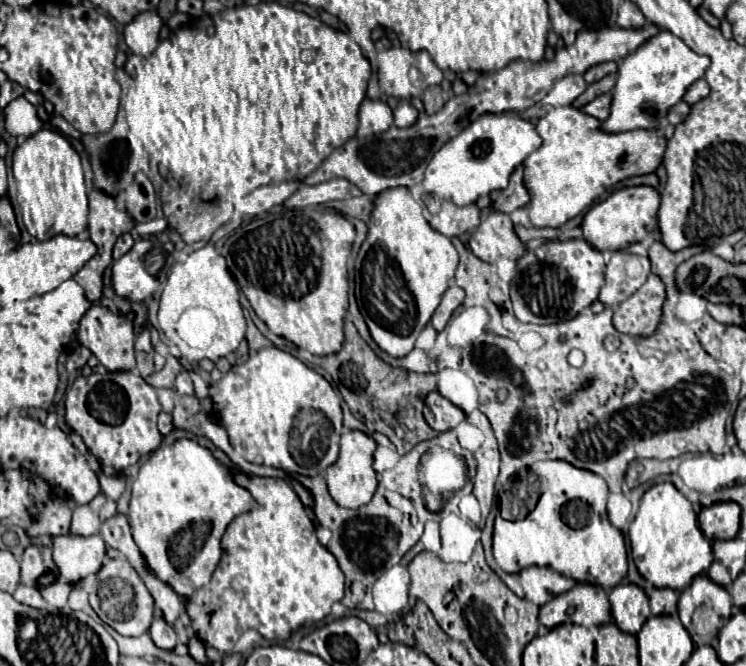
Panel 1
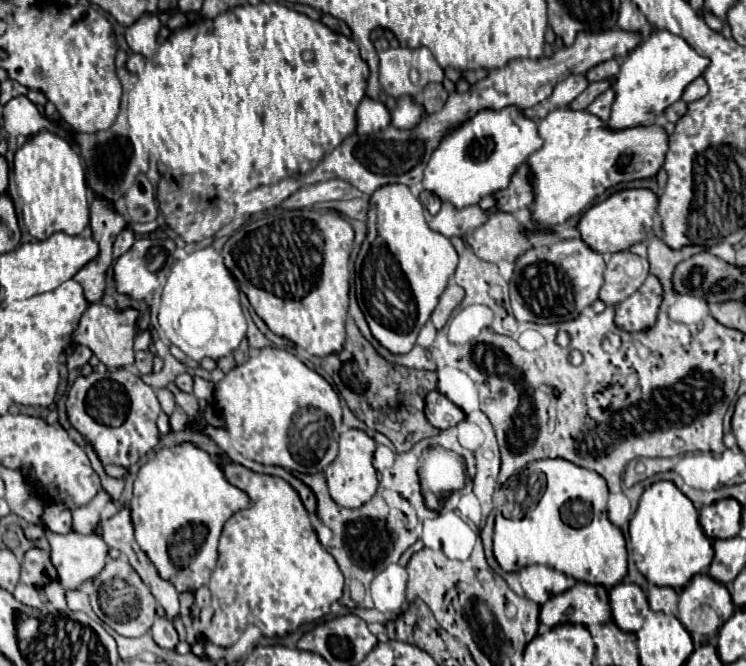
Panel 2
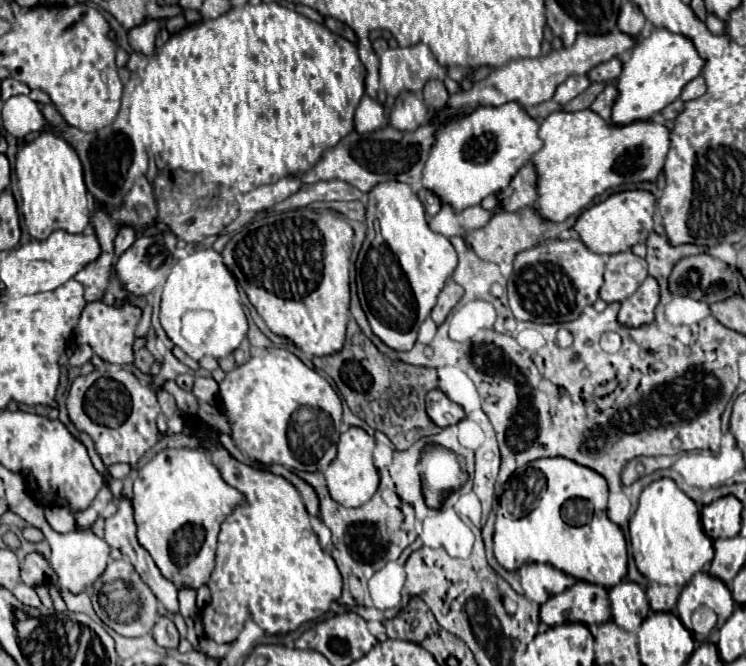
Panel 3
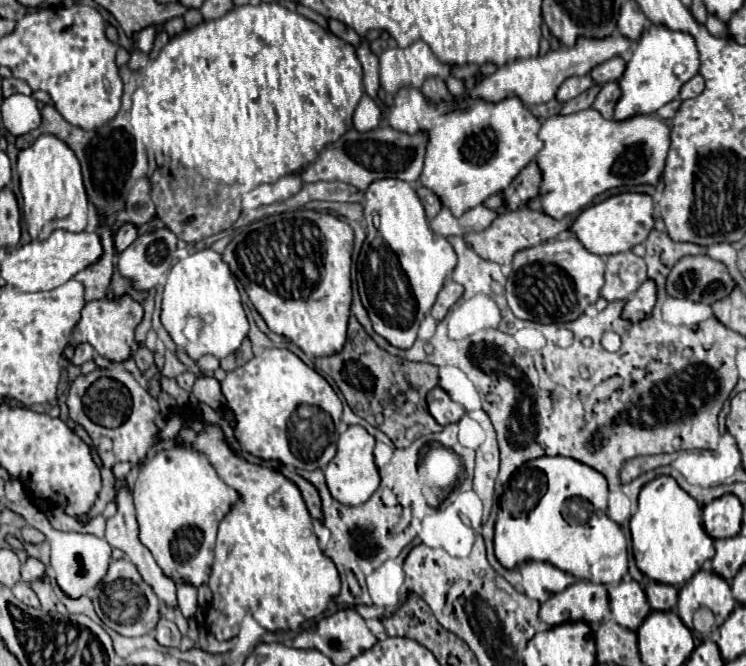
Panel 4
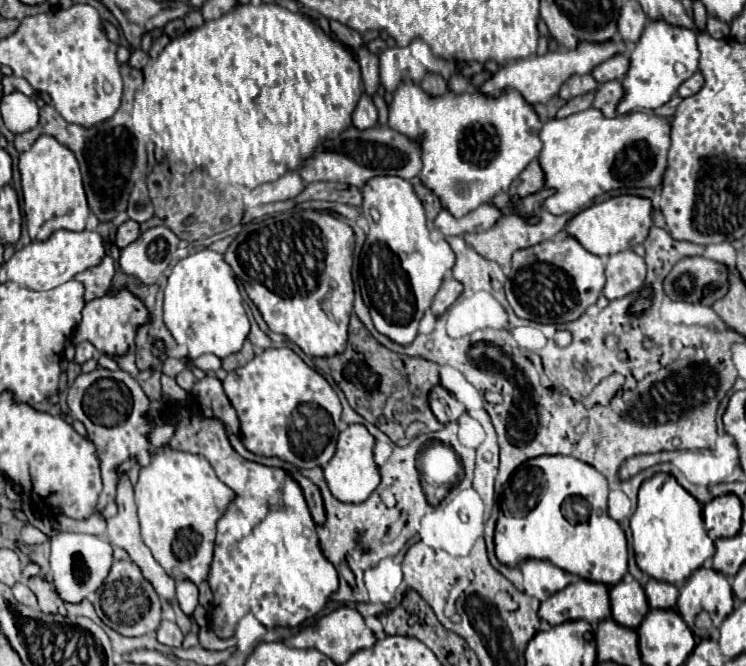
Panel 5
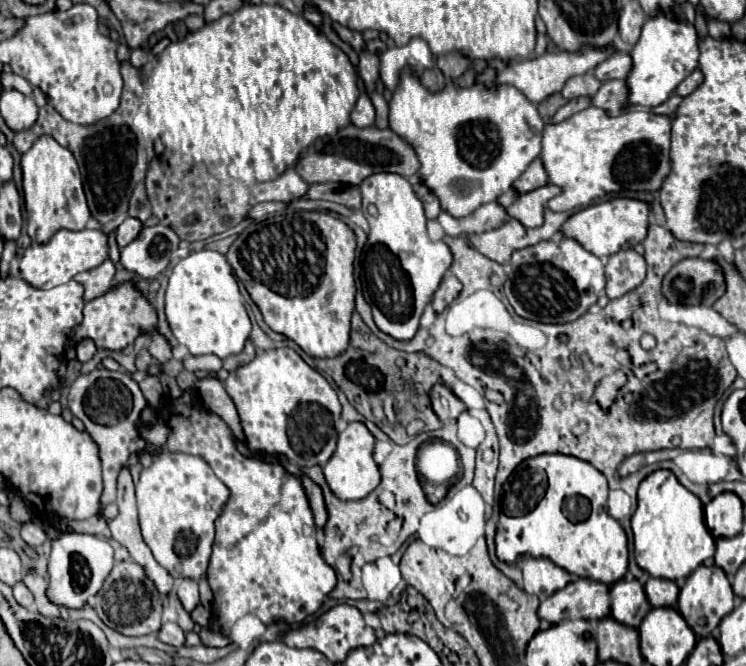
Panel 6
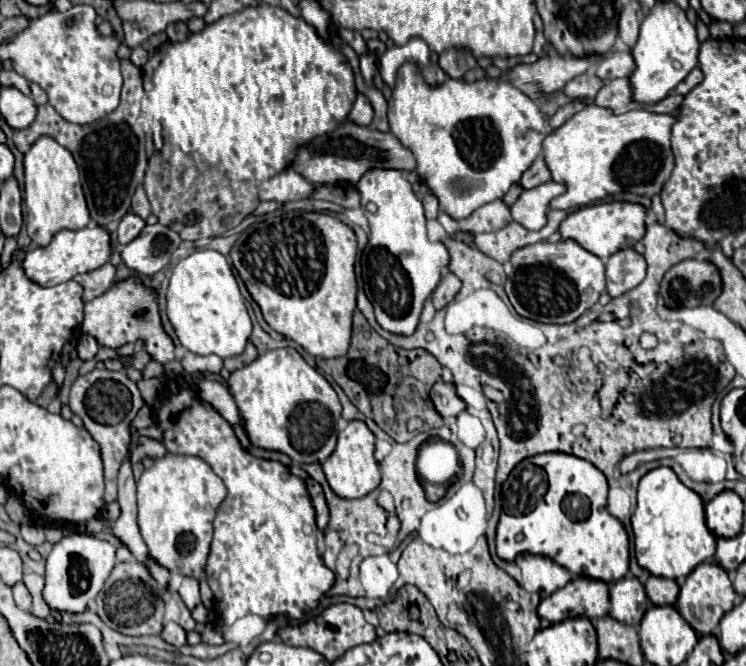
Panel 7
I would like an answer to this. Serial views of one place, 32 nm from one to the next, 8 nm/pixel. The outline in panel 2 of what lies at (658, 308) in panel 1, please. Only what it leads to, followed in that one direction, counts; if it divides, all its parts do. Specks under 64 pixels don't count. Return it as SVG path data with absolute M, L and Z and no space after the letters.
M648 276L646 282L630 298L618 304L616 324L628 332L648 330L656 322L660 302L662 302L662 286L656 280L656 276Z

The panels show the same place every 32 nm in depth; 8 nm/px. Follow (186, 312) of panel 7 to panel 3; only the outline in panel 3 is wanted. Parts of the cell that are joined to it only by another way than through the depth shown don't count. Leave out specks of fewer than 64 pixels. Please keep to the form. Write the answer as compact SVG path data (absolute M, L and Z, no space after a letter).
M198 250L174 264L162 294L160 324L168 338L194 360L202 356L224 358L240 346L248 332L248 320L240 304L236 280L216 250Z

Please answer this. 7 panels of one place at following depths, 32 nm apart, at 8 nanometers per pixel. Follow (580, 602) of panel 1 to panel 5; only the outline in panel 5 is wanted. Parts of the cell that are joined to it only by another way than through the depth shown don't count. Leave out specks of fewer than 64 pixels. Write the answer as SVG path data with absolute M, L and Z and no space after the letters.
M590 580L572 582L564 590L544 600L540 604L538 616L548 624L562 624L566 620L598 622L610 618L608 588Z

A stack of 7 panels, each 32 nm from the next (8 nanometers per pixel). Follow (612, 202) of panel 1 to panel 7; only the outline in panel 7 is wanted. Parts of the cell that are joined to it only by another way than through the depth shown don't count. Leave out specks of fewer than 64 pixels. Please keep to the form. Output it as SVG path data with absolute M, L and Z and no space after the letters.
M606 202L606 204L594 204L580 208L572 214L566 216L566 220L560 224L560 236L562 240L576 240L582 248L588 252L596 254L598 258L606 260L618 250L632 248L642 236L644 236L644 218L646 210L640 204L630 204L630 202Z

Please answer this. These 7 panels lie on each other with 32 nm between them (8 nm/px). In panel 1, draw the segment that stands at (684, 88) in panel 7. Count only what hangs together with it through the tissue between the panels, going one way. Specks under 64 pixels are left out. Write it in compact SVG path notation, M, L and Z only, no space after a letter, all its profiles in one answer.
M698 78L688 90L686 90L686 94L684 94L684 102L688 102L688 104L696 104L696 100L702 100L704 96L708 96L708 92L710 92L710 88L708 88L708 82L704 80L704 78Z

